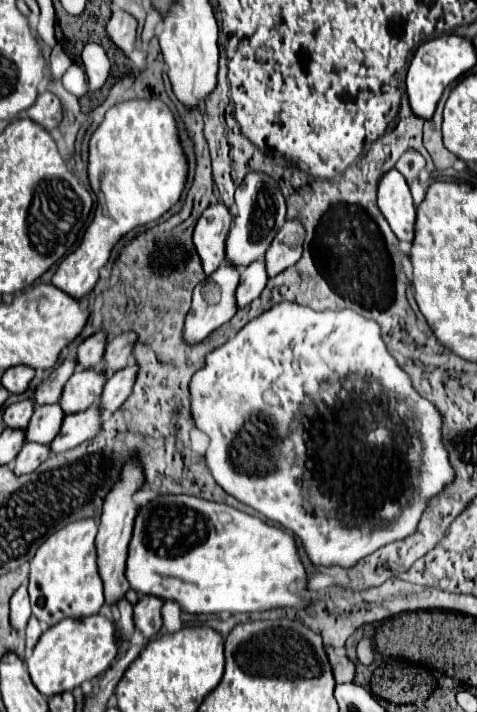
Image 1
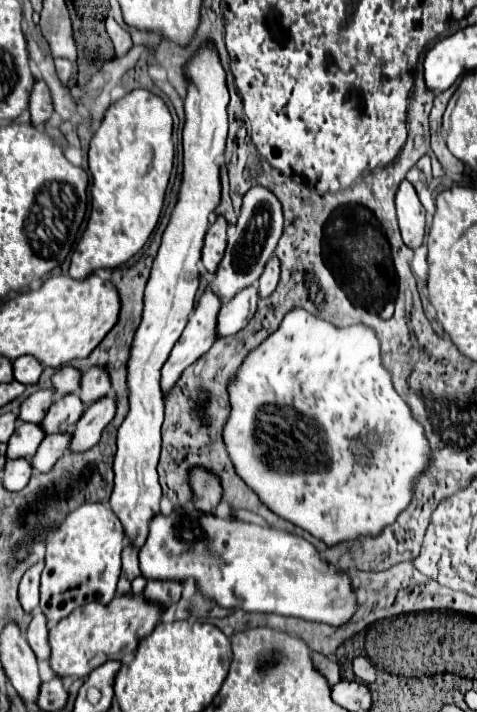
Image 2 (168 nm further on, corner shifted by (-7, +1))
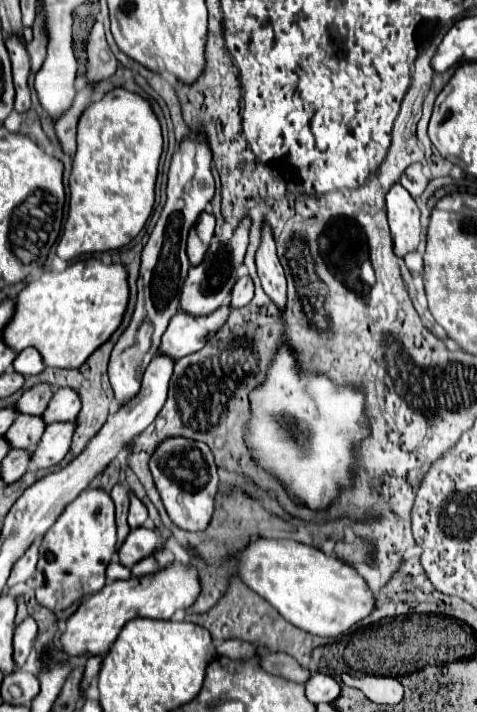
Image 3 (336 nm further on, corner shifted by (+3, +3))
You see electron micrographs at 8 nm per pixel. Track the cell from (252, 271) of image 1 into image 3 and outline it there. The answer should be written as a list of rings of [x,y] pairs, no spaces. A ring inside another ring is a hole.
[[[224,304],[216,312],[208,316],[192,316],[188,312],[180,312],[170,322],[170,328],[162,336],[160,354],[174,356],[174,360],[194,354],[204,348],[204,344],[226,324],[232,306]]]

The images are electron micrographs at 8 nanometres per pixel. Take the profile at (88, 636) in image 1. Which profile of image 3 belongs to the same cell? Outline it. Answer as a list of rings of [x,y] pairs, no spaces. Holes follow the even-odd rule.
[[[180,562],[170,564],[170,568],[164,568],[164,572],[156,572],[154,576],[146,578],[130,578],[130,580],[118,580],[114,584],[108,584],[102,588],[102,592],[90,596],[84,600],[78,610],[66,620],[66,628],[60,634],[60,650],[70,656],[106,656],[116,642],[122,626],[136,618],[160,618],[168,620],[176,610],[186,610],[192,606],[200,592],[198,584],[198,572],[192,564],[182,566]]]

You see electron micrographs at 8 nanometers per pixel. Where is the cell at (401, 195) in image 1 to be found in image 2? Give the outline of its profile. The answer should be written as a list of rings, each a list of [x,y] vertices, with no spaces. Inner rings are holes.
[[[404,180],[396,192],[396,210],[404,244],[412,250],[422,246],[426,234],[426,210],[408,180]]]

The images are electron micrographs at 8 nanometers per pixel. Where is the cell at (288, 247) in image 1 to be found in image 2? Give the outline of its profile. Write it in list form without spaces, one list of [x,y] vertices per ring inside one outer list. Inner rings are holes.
[[[272,256],[268,266],[264,268],[262,276],[260,276],[260,282],[258,282],[258,294],[260,298],[266,298],[274,292],[276,284],[278,284],[278,278],[280,278],[280,264],[278,264],[278,258]]]

